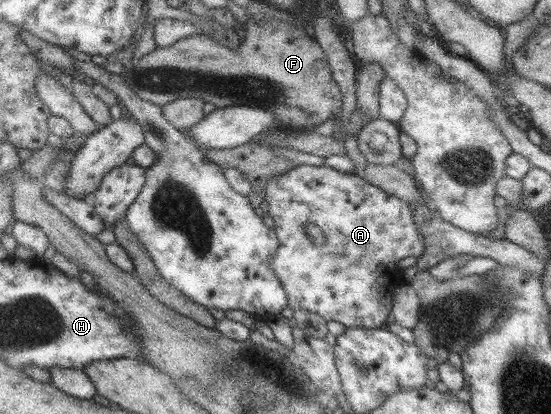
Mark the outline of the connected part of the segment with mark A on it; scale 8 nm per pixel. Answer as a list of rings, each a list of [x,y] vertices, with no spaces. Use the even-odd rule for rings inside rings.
[[[297,165],[291,167],[289,171],[285,171],[285,173],[273,175],[273,177],[265,183],[263,206],[264,214],[271,217],[274,221],[273,231],[275,231],[277,241],[279,241],[279,247],[275,250],[268,265],[273,269],[275,277],[279,279],[281,287],[285,290],[289,309],[307,309],[307,311],[319,315],[319,317],[322,317],[325,321],[337,321],[337,323],[342,323],[346,328],[367,327],[367,329],[377,329],[385,326],[385,319],[387,319],[387,315],[389,315],[392,308],[393,291],[403,283],[403,279],[397,279],[397,275],[399,275],[397,263],[408,256],[419,257],[423,249],[425,249],[421,232],[417,230],[417,226],[415,226],[415,222],[413,222],[413,212],[411,212],[411,208],[409,208],[409,204],[407,204],[406,201],[385,193],[381,188],[365,182],[363,178],[357,176],[355,173],[343,173],[343,171],[337,171],[325,165]],[[305,223],[311,223],[311,225],[315,225],[315,227],[319,227],[319,229],[323,231],[325,235],[323,244],[309,245],[303,239],[300,228],[303,227]]]

